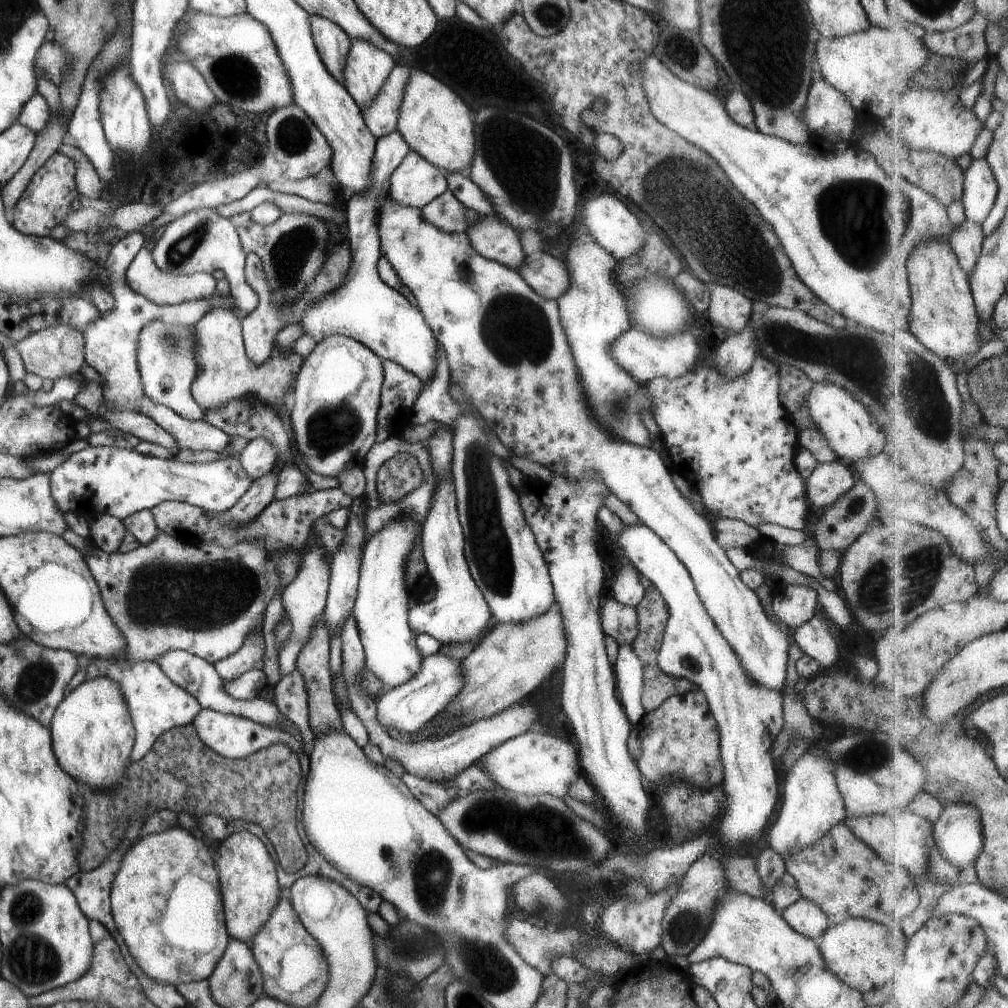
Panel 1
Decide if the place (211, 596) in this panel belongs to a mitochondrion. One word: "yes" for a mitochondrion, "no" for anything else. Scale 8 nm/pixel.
yes

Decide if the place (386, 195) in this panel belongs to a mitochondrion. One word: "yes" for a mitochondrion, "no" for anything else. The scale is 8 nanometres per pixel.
no

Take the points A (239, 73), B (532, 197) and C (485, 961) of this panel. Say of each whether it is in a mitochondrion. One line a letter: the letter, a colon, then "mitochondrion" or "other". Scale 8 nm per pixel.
A: mitochondrion
B: mitochondrion
C: mitochondrion

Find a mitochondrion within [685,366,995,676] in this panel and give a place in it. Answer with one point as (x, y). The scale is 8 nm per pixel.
(923, 566)

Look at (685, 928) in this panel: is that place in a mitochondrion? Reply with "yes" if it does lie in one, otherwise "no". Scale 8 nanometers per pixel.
yes

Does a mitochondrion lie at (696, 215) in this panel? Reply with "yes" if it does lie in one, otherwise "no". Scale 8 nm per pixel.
yes

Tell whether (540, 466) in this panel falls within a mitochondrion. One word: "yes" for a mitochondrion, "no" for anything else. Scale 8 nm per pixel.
no

